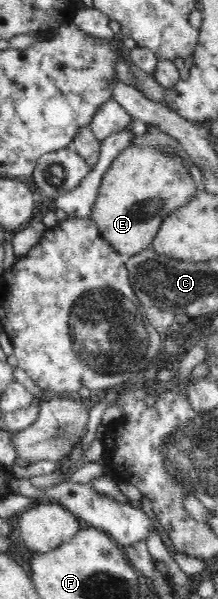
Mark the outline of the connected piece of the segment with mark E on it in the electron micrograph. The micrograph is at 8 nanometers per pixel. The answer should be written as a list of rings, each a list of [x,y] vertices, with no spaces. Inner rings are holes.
[[[130,144],[118,154],[115,162],[112,162],[110,169],[104,174],[98,198],[89,217],[98,227],[101,237],[125,258],[150,249],[164,217],[184,206],[190,197],[197,193],[197,181],[188,173],[182,159],[177,154],[170,154],[159,148]]]

